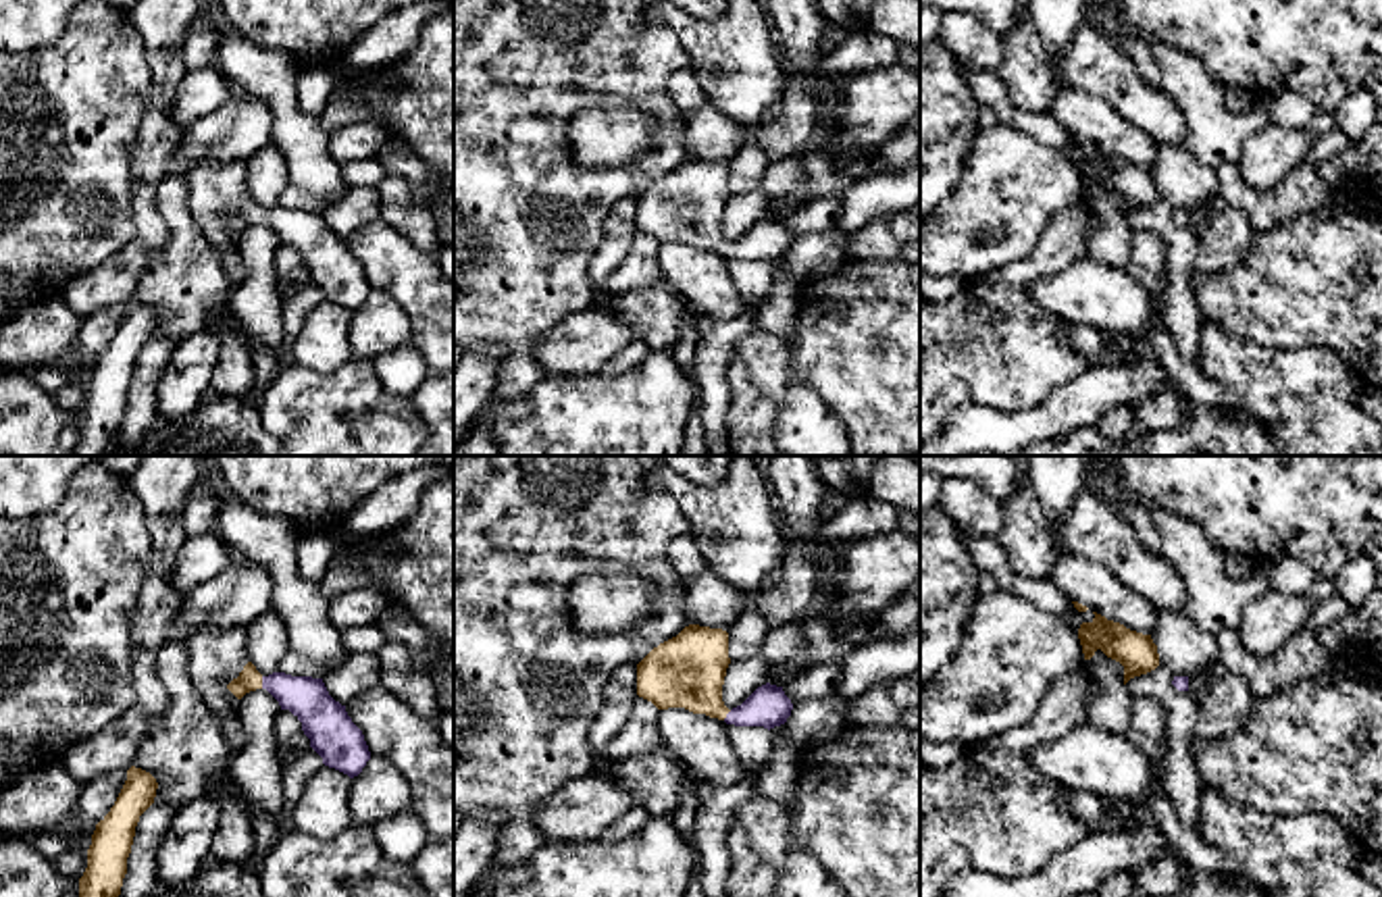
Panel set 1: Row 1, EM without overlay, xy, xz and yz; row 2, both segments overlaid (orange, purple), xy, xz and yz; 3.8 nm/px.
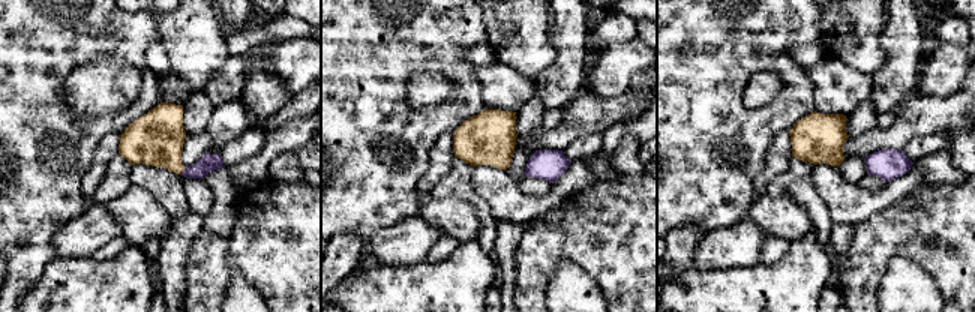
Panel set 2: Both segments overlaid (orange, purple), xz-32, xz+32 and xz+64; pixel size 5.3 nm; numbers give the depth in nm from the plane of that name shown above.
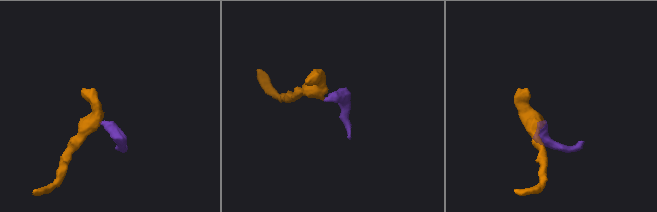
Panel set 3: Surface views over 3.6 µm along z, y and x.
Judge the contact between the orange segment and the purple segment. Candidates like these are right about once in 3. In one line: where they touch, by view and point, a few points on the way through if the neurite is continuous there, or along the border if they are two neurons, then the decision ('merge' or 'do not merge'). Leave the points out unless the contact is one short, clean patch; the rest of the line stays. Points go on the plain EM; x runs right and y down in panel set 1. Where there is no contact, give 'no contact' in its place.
xy (261, 217) | across xy (250, 213), (261, 217), (277, 217), (306, 232) | merge

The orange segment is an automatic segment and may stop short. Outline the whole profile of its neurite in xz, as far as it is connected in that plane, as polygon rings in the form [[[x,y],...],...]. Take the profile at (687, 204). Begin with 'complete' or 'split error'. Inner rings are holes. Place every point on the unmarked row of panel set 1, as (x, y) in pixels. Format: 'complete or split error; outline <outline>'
split error; outline [[[689,158],[637,198],[637,229],[658,244],[685,241],[735,260],[770,264],[785,258],[793,237],[783,221],[770,216],[758,221],[741,239],[733,244],[724,239],[722,219],[728,198],[728,166]]]

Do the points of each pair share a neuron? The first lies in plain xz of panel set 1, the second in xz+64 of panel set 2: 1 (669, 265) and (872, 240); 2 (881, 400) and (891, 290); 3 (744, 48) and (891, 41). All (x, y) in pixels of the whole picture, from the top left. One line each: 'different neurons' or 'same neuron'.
1: different neurons
2: different neurons
3: different neurons

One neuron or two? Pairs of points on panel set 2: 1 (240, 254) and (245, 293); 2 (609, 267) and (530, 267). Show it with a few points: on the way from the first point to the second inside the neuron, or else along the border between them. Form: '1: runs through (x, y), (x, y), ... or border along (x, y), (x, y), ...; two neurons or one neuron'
1: border along (224, 290), (234, 275), (242, 275), (263, 296); two neurons
2: runs through (590, 251), (549, 251); one neuron

